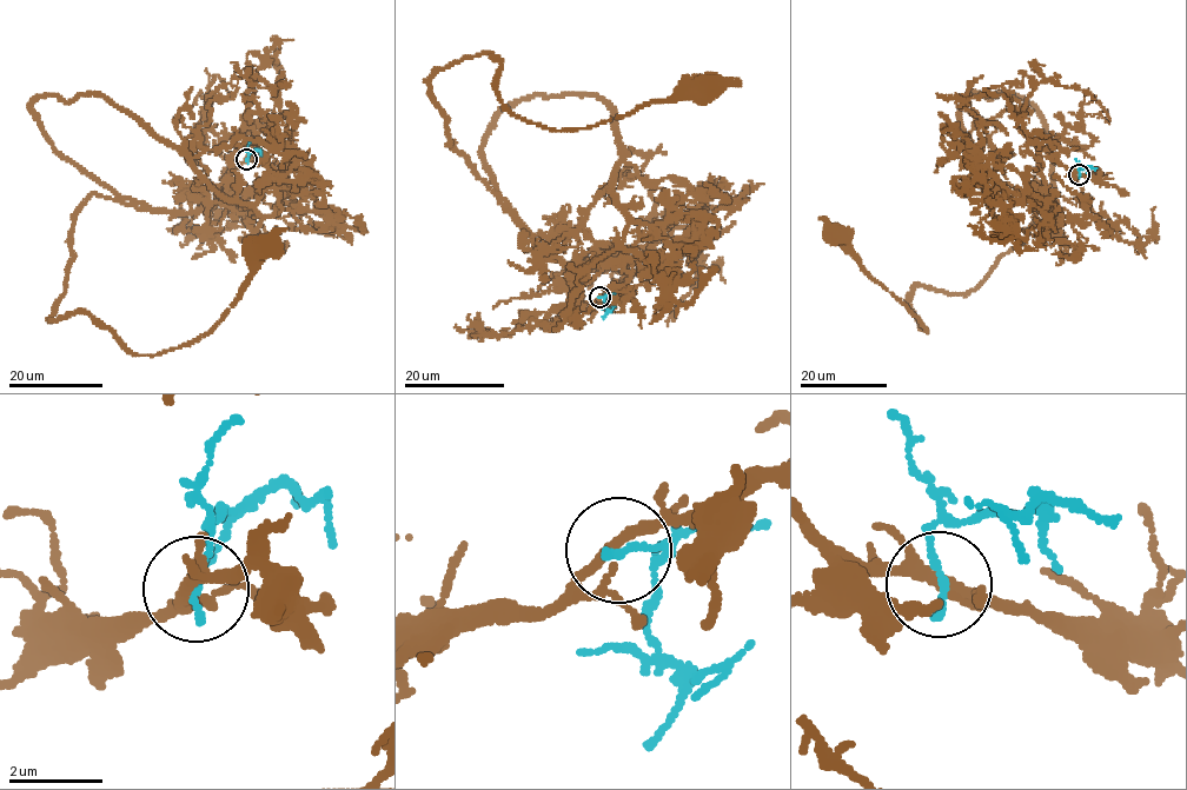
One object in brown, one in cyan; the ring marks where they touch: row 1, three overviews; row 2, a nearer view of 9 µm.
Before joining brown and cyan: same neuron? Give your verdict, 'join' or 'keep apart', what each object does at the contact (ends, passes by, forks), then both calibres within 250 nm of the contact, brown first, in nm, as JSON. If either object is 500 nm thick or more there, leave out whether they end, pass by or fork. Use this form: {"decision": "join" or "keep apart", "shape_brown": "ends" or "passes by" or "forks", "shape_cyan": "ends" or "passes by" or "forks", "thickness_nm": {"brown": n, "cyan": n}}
{"decision": "keep apart", "shape_brown": "forks", "shape_cyan": "ends", "thickness_nm": {"brown": 190, "cyan": 180}}

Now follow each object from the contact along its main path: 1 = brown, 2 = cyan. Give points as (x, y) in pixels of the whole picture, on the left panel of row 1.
1: (246, 159), (247, 140), (199, 210), (88, 196), (50, 318), (158, 354), (212, 332), (270, 245)
2: (246, 159), (247, 153), (260, 150)

